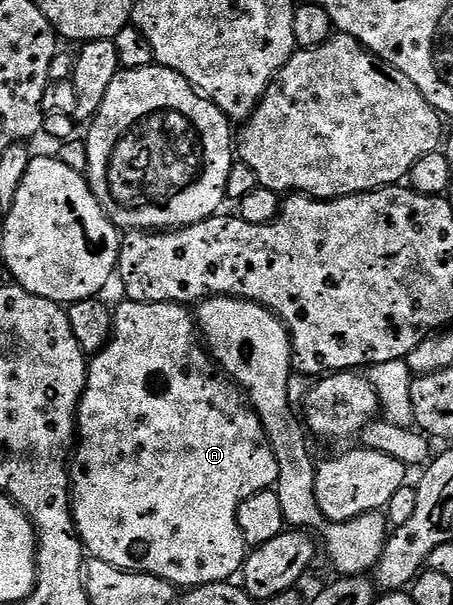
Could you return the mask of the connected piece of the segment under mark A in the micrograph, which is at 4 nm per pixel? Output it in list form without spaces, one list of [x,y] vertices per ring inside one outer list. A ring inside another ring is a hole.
[[[124,301],[124,304],[120,308],[115,308],[112,317],[111,338],[109,338],[108,344],[98,354],[91,356],[88,365],[88,383],[84,387],[84,392],[80,398],[78,442],[74,448],[74,462],[71,464],[70,474],[72,476],[72,516],[76,519],[76,534],[79,535],[81,543],[84,544],[87,554],[91,558],[101,559],[110,565],[120,567],[123,571],[141,571],[147,575],[162,577],[166,581],[175,583],[177,588],[180,589],[201,587],[207,583],[222,583],[241,574],[246,558],[246,544],[242,537],[242,529],[238,529],[238,509],[240,508],[240,502],[244,499],[254,497],[254,493],[275,488],[276,482],[279,481],[278,461],[276,460],[272,444],[267,439],[267,433],[264,431],[262,421],[250,406],[239,384],[221,370],[219,364],[210,354],[208,347],[202,342],[202,335],[198,330],[197,320],[194,318],[193,312],[187,306],[178,303],[133,303],[131,301]]]

